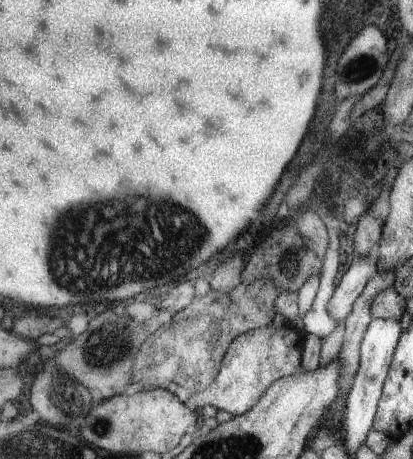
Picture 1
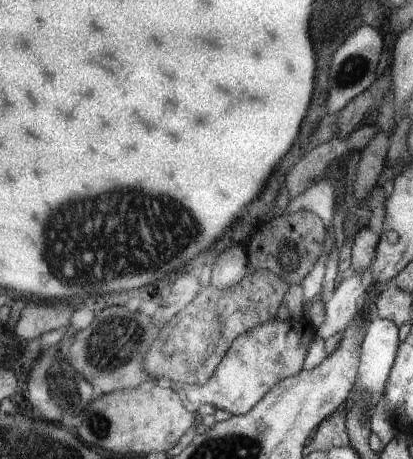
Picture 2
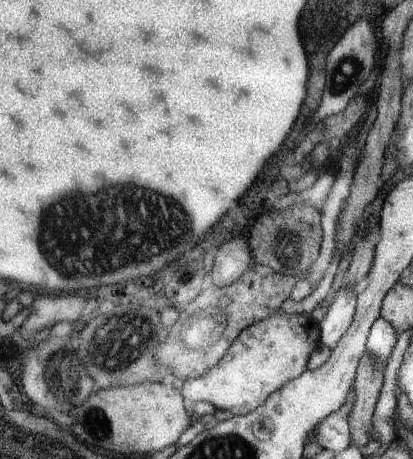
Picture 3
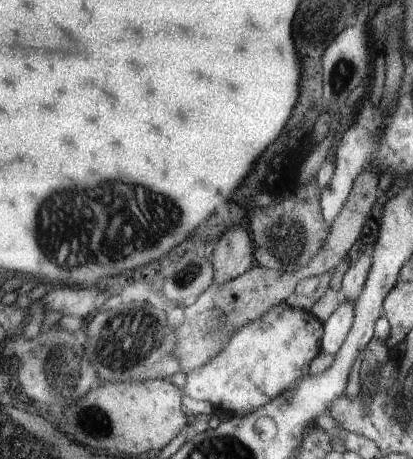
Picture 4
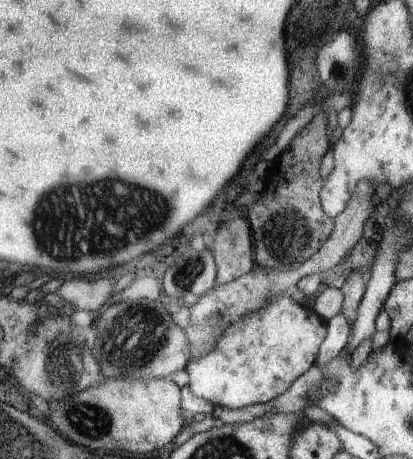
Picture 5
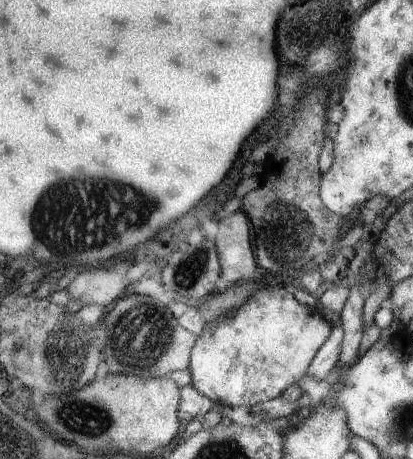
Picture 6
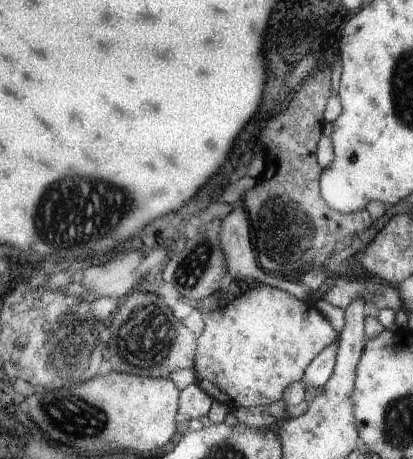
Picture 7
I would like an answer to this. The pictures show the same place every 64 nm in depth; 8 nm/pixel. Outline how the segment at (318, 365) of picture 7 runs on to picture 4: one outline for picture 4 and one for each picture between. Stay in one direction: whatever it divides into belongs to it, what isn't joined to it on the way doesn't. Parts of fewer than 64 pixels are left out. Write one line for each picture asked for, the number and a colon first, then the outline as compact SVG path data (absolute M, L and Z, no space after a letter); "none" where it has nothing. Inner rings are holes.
4: M341 298L339 306L331 312L331 316L325 322L321 322L323 326L323 338L319 342L321 352L333 356L341 348L353 324L353 308L355 308L355 302Z
5: M341 310L337 316L333 316L325 322L325 328L327 328L327 336L321 342L317 358L315 358L317 366L321 366L321 364L325 366L327 362L337 358L345 350L345 344L349 340L349 332L351 332L351 322L349 322L349 318L343 316L343 310Z
6: M341 322L331 324L331 332L327 336L327 340L323 342L323 346L319 348L319 352L313 356L309 372L305 376L313 376L317 380L325 380L329 376L329 372L333 370L333 366L339 362L339 352L341 352L341 344L343 344L343 326Z

